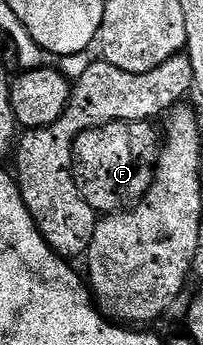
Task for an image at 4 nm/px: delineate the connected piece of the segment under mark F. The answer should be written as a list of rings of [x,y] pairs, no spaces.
[[[153,122],[109,123],[93,127],[74,138],[78,164],[72,168],[74,180],[88,205],[105,217],[133,208],[148,193],[158,166],[160,131]]]

